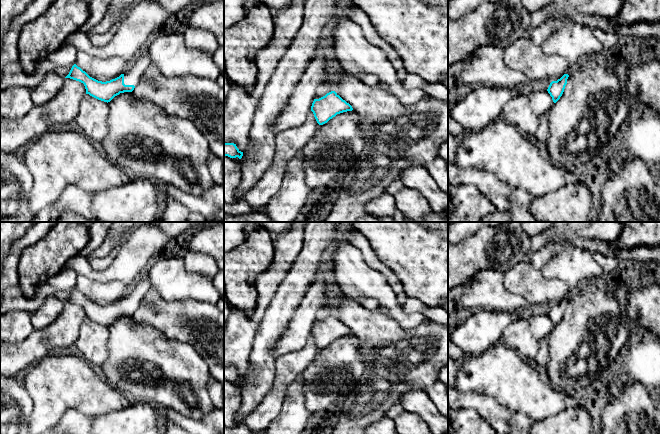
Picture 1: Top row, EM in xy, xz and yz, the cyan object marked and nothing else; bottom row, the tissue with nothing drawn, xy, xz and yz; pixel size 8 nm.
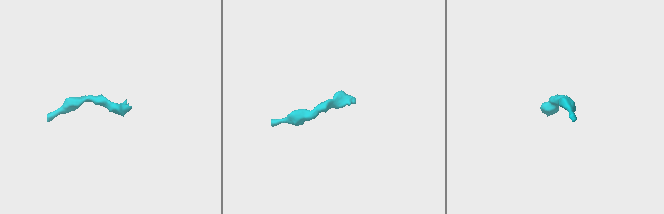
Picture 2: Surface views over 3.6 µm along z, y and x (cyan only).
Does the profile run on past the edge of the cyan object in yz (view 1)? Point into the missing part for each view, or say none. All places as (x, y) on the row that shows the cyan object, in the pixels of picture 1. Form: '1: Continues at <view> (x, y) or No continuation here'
1: No continuation here

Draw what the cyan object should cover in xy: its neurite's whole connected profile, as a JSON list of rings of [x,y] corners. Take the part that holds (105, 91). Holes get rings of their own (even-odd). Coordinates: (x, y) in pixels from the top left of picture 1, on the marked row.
[[[145,46],[131,62],[128,70],[115,79],[106,82],[98,81],[90,77],[76,64],[72,66],[69,74],[65,78],[83,83],[86,94],[108,103],[120,93],[132,92],[135,85],[139,82],[141,75],[149,65],[148,48]]]

